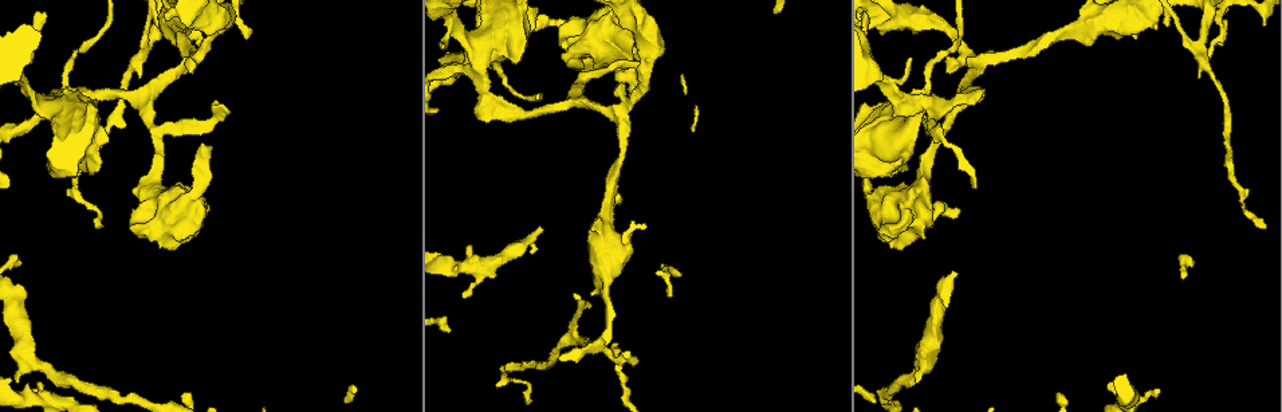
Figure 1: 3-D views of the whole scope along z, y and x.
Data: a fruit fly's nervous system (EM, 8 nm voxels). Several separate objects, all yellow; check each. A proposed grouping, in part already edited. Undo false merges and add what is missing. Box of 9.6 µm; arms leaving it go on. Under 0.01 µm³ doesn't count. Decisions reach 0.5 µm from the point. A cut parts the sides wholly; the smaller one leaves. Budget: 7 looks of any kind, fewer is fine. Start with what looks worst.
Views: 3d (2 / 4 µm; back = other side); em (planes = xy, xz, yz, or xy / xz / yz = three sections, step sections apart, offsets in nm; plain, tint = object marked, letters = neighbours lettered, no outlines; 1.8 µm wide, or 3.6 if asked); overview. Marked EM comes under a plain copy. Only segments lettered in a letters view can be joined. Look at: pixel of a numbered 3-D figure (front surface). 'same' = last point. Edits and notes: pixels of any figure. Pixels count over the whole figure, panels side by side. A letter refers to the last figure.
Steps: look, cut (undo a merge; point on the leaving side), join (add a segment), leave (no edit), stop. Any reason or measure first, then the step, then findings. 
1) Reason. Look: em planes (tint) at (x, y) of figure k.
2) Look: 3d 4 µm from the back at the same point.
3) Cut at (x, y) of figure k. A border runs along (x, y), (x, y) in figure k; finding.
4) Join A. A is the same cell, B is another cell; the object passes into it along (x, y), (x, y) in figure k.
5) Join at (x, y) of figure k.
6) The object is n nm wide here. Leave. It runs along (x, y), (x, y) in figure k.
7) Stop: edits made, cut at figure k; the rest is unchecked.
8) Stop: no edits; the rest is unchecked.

Thick turns thin. Look: em planes (letters) at (925, 103) of figure 1.

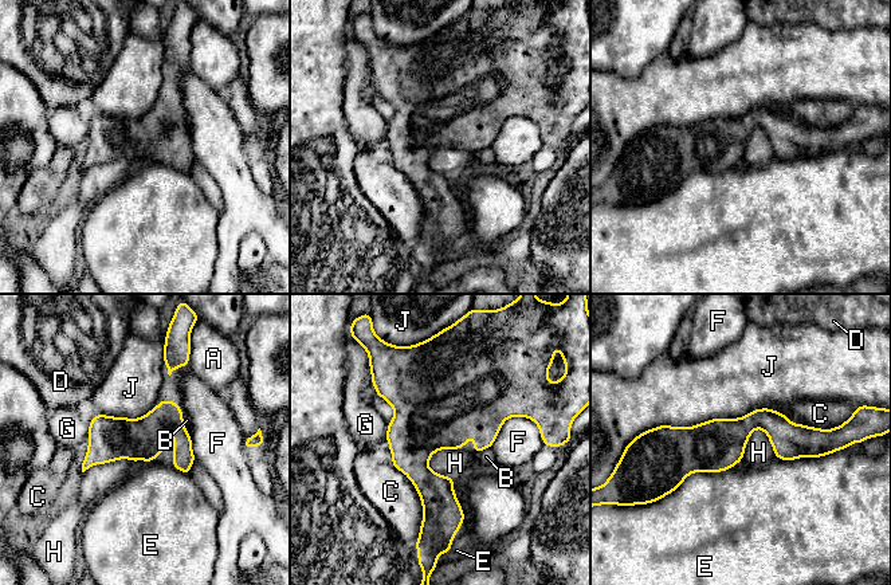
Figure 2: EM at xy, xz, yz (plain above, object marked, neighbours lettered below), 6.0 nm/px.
The longest contact is with J, 800 nm. Leave. A, B, C, D, E, F, G, H and J are other cells; it runs along (660, 438), (773, 423), (821, 451) in figure 2; continuous, no second neuron.

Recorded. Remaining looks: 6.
Three-way junction. Look: 3d 2 µm from the back at (1222, 27) of figure 1.

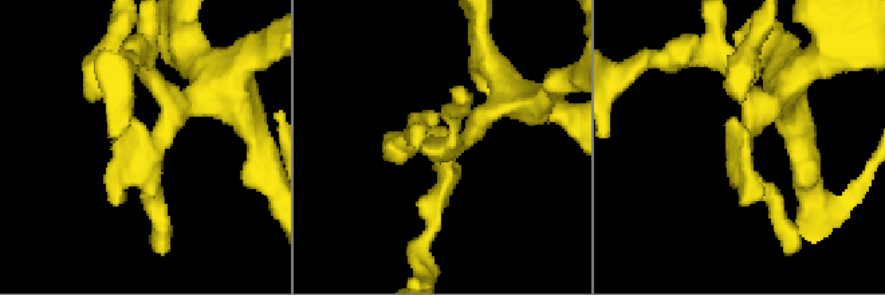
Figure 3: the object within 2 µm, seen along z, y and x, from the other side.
Look: em planes (letters) at (140, 141) of figure 3.

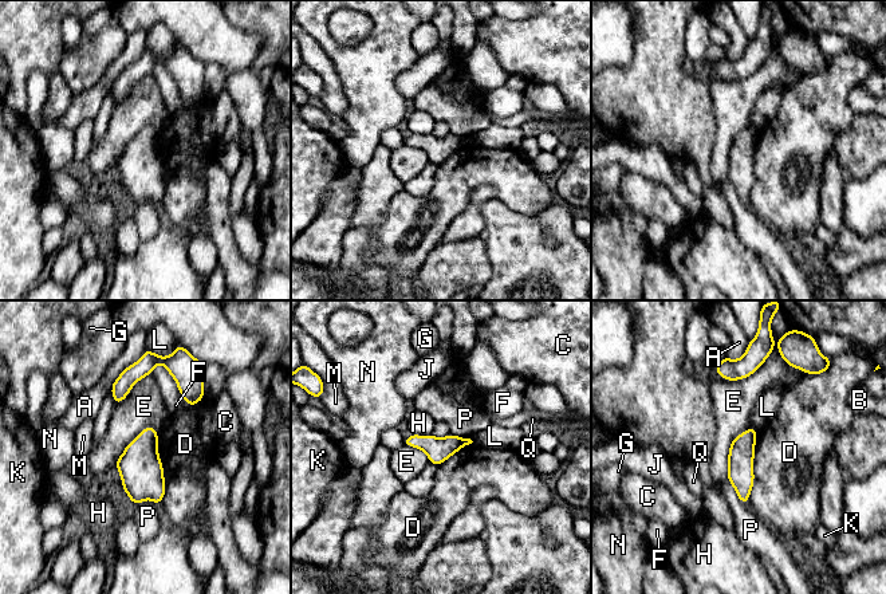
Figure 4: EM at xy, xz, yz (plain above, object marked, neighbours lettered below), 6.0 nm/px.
Leave. A, B, C, D, E, F, G, H, J, K, L, M, N, P and Q are other cells; a border runs along (157, 432), (165, 484), (160, 504) in figure 4; continuous, no second neuron.

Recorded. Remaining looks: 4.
Free end. Look: 3d 2 µm at (42, 389) of figure 1.

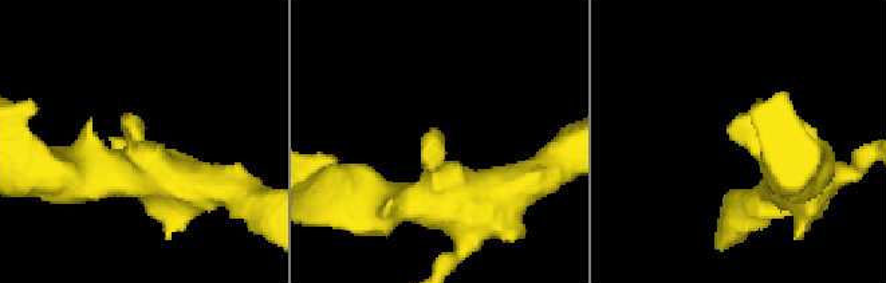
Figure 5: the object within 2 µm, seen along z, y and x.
Now the EM. Look: em planes (letters) at (730, 139) of figure 5.

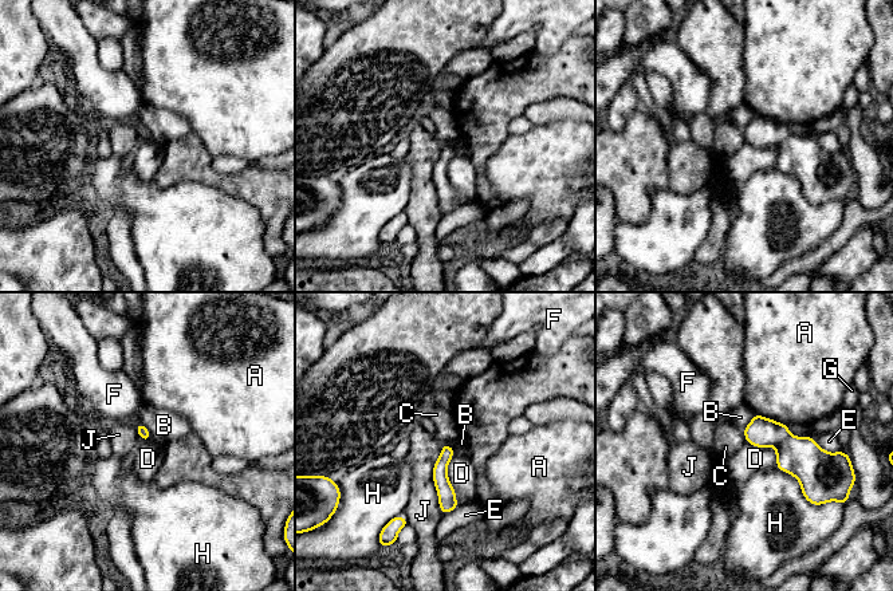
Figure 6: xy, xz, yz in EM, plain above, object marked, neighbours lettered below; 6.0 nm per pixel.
Leave. A, B, C, D, E, F, G, H and J are other cells; a border runs along (742, 432), (747, 441) in figure 6; none of them fits.

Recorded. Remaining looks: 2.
Stop: no edits; the rest is unchecked.

